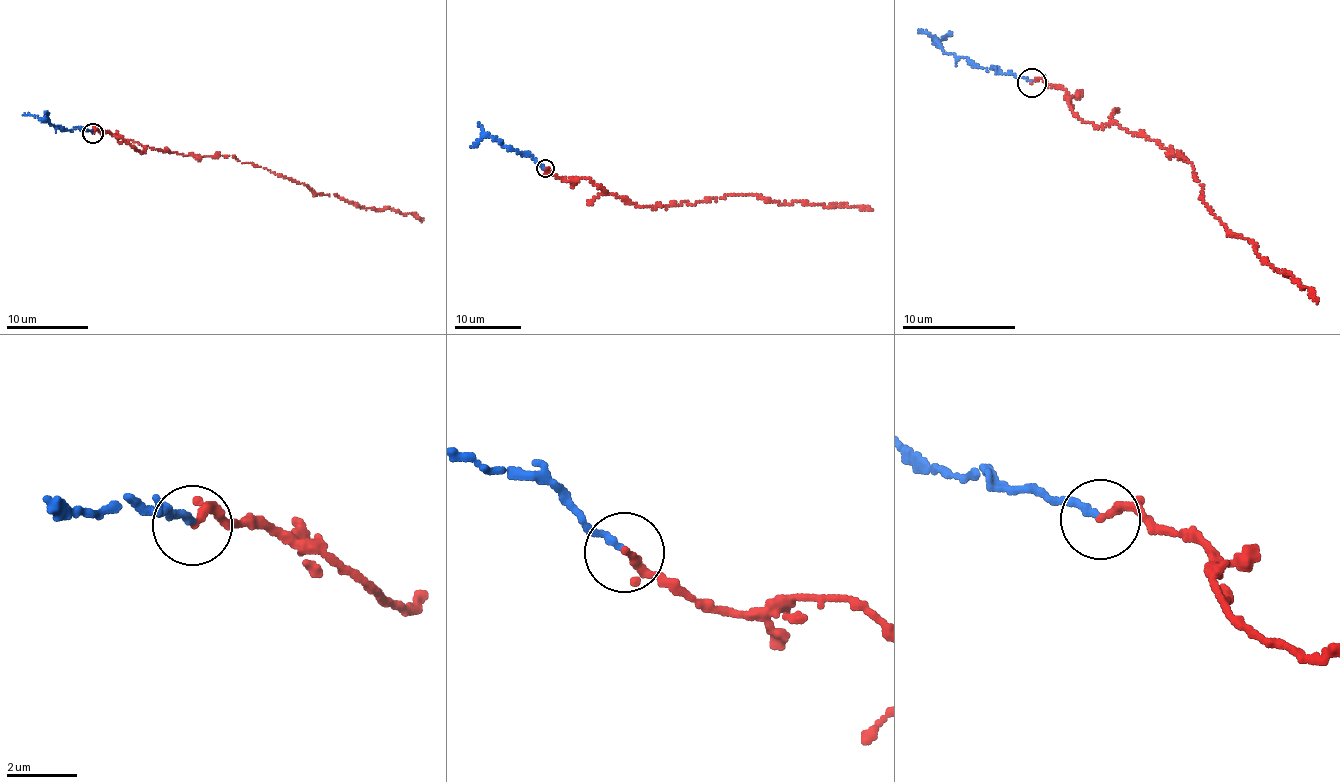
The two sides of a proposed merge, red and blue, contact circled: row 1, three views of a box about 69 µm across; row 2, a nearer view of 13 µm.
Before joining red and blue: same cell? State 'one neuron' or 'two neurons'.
one neuron

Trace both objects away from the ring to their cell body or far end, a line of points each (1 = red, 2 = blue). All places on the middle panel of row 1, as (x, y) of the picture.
1: (544, 168), (567, 180), (588, 177), (608, 195), (637, 206), (755, 194), (768, 201), (871, 209)
2: (544, 168), (530, 154), (513, 150), (489, 136), (481, 137), (470, 147)

